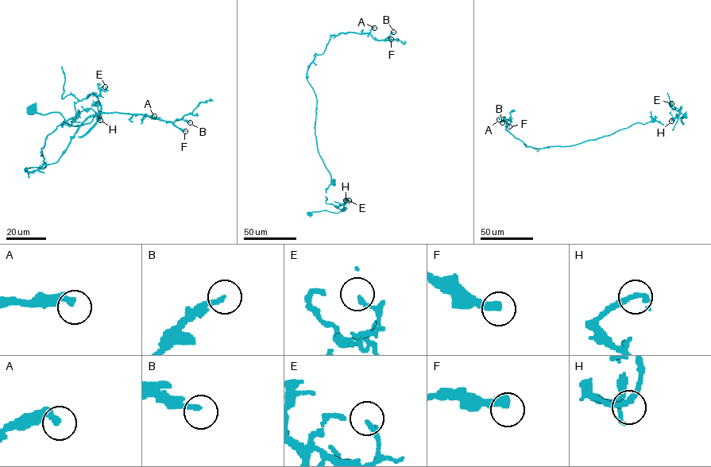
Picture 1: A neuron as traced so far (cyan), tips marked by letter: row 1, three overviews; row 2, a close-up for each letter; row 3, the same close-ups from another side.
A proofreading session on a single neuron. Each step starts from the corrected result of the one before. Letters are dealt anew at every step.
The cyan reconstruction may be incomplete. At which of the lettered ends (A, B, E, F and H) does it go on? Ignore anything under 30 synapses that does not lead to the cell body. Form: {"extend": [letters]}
{"extend": ["B", "F"]}

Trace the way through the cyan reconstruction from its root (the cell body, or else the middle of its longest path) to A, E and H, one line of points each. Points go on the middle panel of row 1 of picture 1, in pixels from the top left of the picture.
A: (309, 213), (345, 207), (326, 192), (331, 179), (317, 147), (308, 66), (332, 35), (374, 28)
E: (309, 213), (323, 210), (338, 213), (345, 208), (341, 210), (338, 206), (345, 198), (349, 200)
H: (309, 213), (323, 210), (338, 213), (345, 207), (343, 206), (345, 200)

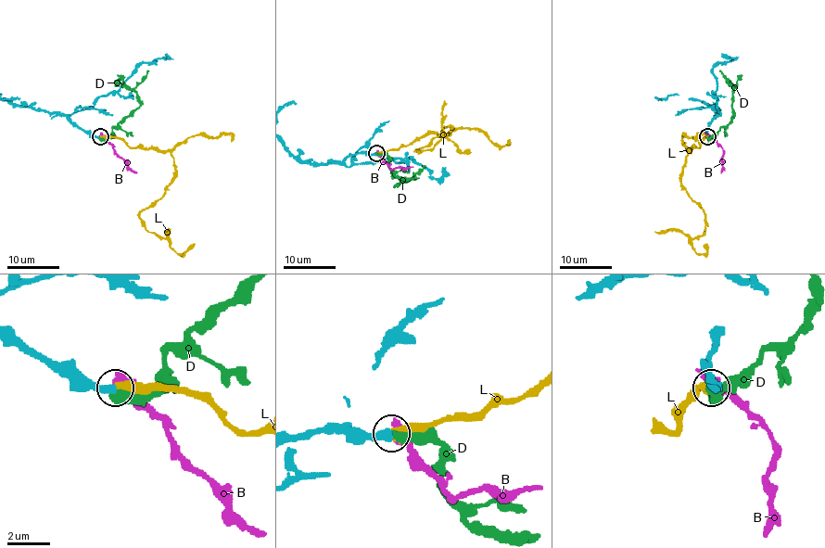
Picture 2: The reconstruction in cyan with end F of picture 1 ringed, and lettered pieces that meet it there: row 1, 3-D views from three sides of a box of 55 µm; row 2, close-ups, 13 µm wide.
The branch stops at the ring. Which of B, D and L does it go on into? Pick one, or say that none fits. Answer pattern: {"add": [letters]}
{"add": ["L"]}

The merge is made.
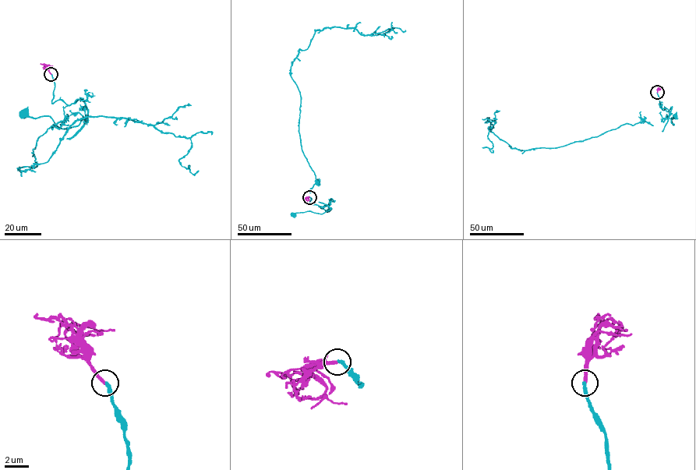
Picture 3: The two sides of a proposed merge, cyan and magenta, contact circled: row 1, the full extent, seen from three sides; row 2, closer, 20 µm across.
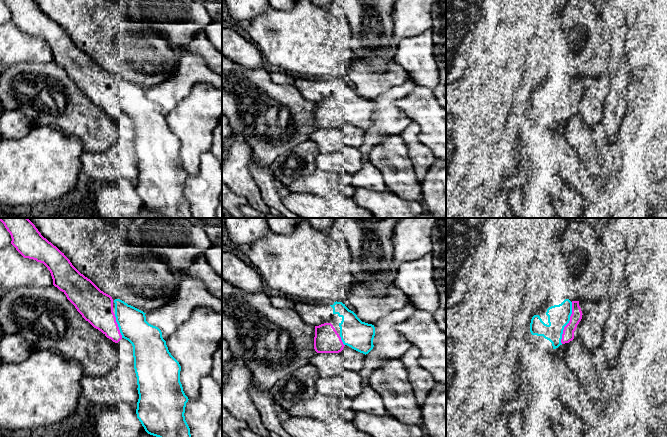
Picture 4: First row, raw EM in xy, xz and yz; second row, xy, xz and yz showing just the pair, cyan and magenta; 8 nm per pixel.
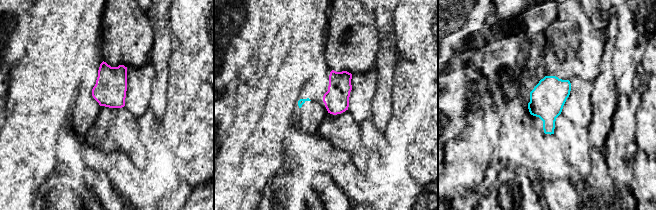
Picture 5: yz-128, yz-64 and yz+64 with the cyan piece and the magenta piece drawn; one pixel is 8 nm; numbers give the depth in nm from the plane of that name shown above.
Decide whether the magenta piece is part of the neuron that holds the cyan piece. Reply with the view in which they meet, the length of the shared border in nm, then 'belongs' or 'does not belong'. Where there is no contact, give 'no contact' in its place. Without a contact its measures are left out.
meets cyan in yz; contact 340 nm long; belongs

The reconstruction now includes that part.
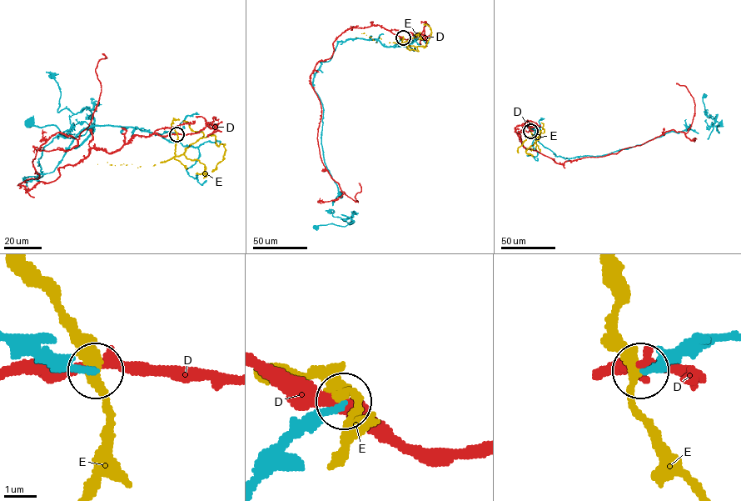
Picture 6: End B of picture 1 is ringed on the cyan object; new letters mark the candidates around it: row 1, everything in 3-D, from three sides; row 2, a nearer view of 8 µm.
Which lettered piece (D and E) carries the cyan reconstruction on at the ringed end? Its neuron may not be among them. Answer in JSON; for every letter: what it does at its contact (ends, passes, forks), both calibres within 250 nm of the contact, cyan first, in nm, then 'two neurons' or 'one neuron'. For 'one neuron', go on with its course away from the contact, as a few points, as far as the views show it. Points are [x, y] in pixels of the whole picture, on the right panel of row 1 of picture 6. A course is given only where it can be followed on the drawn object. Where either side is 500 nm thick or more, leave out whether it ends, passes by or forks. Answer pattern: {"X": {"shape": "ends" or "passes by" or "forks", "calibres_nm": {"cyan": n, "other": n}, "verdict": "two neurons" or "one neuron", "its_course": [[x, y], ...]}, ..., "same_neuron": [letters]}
{"D": {"shape": "passes by", "calibres_nm": {"cyan": 320, "other": 360}, "verdict": "two neurons"}, "E": {"shape": "passes by", "calibres_nm": {"cyan": 220, "other": 360}, "verdict": "two neurons"}, "same_neuron": []}

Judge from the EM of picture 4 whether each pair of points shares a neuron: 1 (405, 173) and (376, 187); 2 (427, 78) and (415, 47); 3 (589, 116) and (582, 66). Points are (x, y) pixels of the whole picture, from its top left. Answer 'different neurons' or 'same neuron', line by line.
1: different neurons
2: same neuron
3: different neurons

